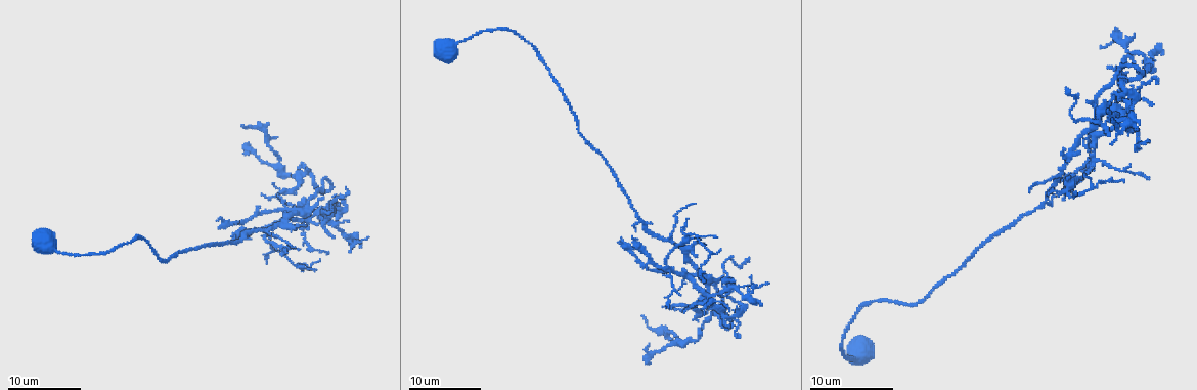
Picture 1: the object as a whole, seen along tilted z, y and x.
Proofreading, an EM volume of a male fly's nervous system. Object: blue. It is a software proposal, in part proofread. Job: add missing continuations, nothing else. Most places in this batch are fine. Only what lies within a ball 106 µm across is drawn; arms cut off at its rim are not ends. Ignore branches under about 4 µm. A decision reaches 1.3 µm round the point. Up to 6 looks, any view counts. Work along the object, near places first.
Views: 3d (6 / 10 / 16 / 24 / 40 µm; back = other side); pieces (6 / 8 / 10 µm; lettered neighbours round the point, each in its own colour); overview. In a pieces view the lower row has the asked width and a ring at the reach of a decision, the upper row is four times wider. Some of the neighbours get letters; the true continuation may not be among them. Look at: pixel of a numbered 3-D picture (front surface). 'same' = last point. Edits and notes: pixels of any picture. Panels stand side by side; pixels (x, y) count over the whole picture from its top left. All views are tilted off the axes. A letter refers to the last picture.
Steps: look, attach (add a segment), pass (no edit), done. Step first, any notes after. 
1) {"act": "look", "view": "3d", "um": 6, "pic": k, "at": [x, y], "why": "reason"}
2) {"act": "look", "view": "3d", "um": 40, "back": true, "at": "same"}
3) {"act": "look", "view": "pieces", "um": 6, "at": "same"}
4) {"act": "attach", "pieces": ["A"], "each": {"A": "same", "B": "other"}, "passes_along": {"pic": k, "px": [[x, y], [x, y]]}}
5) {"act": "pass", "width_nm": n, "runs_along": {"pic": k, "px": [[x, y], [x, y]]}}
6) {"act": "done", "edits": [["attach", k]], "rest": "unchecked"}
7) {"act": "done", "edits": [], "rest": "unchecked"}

{"act": "look", "view": "3d", "um": 6, "pic": 1, "at": [332, 235], "why": "thin end"}

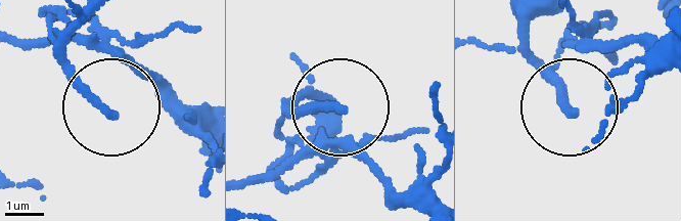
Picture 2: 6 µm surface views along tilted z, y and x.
{"act": "look", "view": "pieces", "um": 8, "pic": 2, "at": [339, 110], "why": "what lies round it"}

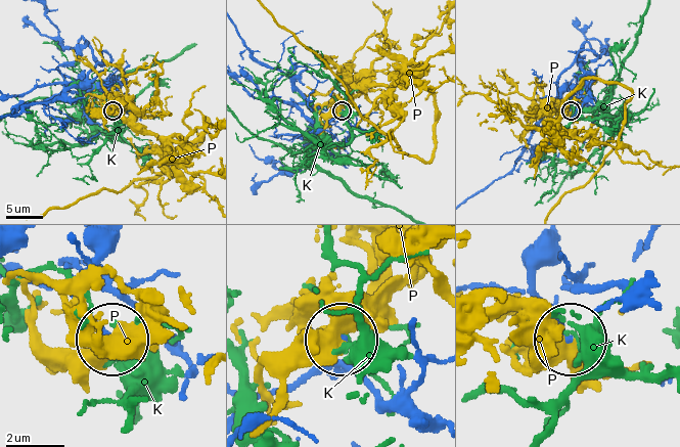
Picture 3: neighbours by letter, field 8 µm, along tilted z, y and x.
{"act": "pass", "each": {"K": "other", "P": "other"}, "found": "none of them fits"}

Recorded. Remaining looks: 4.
{"act": "look", "view": "3d", "um": 6, "pic": 1, "at": [304, 223]}

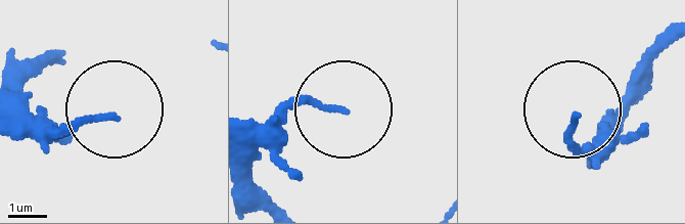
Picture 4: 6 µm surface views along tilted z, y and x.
{"act": "look", "view": "pieces", "um": 10, "pic": 4, "at": [341, 106]}

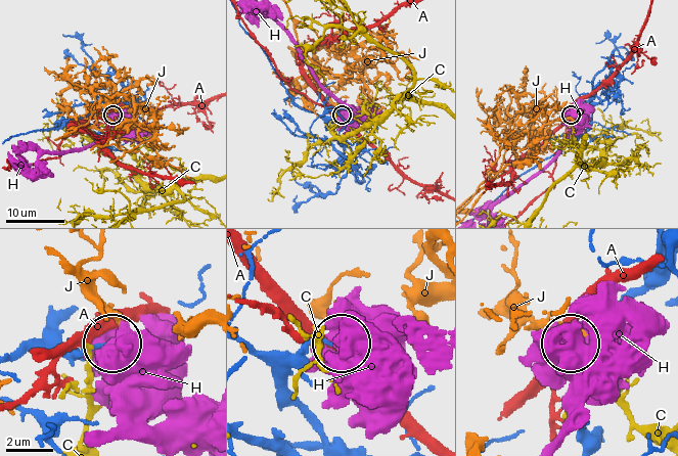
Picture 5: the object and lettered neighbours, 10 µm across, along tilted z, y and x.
{"act": "pass", "each": {"A": "other", "C": "other", "H": "other", "J": "other"}, "found": "no lettered segment goes on from it"}

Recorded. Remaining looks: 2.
{"act": "look", "view": "pieces", "um": 6, "pic": 1, "at": [621, 239], "why": "branch stops here"}

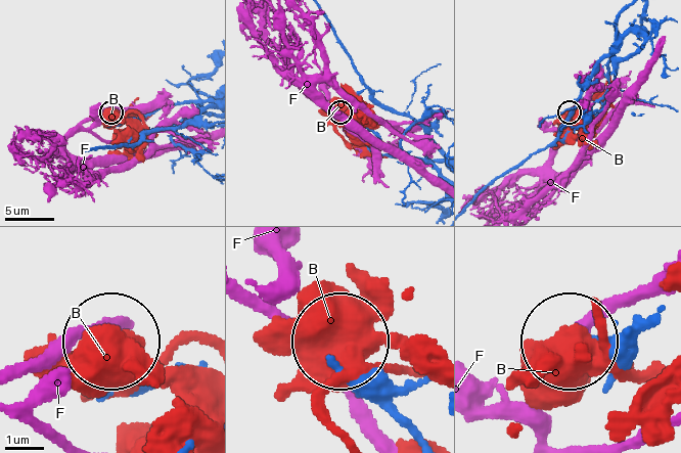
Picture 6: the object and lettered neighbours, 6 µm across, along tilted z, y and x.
{"act": "pass", "width_nm": 200, "each": {"B": "other", "F": "other"}, "found": "no lettered segment goes on from it"}

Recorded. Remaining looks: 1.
{"act": "done", "edits": [], "rest": "unchecked"}

